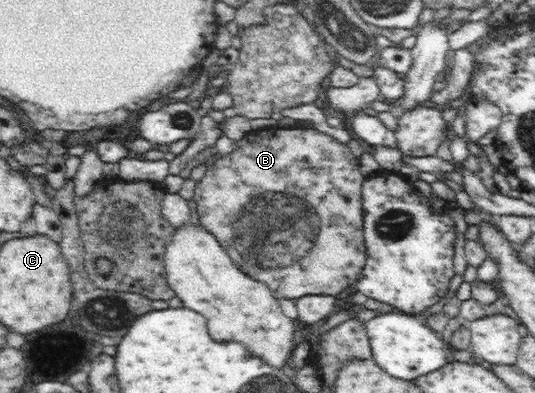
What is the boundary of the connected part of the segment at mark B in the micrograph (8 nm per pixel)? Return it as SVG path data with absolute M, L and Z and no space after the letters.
M297 125L269 133L261 131L254 137L247 135L235 141L232 152L219 155L196 184L193 199L200 225L215 235L240 271L255 282L265 283L277 300L338 295L359 280L364 259L367 260L361 192L365 176L358 166L359 160L346 144L316 128Z

